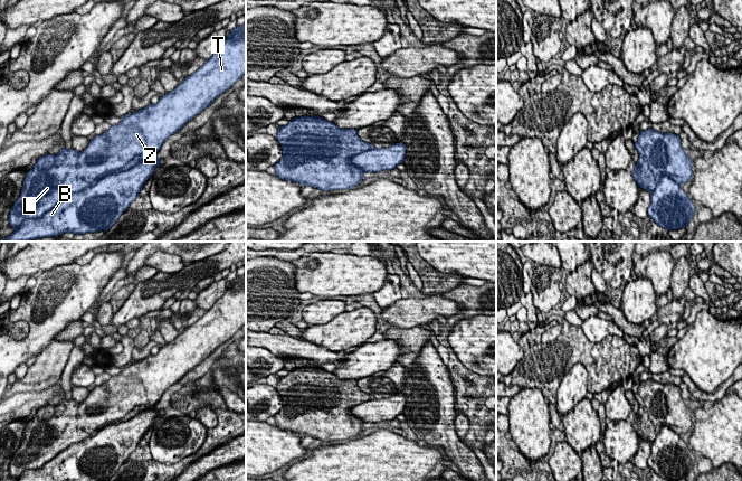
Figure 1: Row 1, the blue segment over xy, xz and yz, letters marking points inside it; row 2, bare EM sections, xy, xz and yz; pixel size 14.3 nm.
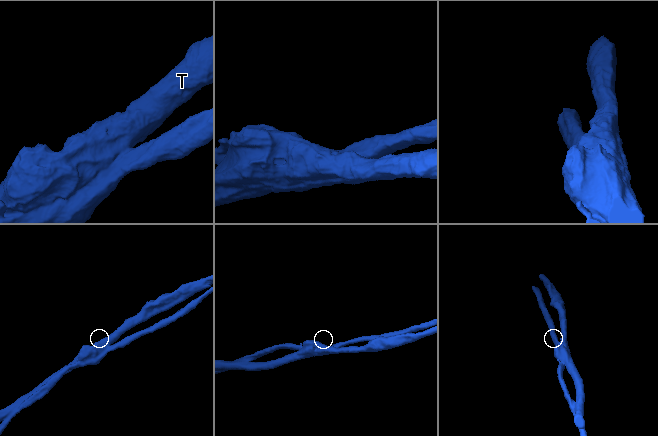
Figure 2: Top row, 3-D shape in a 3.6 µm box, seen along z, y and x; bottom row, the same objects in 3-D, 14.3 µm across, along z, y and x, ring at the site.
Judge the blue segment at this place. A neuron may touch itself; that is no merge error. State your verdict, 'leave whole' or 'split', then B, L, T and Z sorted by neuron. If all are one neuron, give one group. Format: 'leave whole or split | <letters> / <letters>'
split | B / L T Z

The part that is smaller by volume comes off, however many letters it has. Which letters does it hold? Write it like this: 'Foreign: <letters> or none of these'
Foreign: B

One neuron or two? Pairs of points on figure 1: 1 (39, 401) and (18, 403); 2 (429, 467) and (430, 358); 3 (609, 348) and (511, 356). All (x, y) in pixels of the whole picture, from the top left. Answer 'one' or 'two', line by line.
1: one
2: two
3: two

